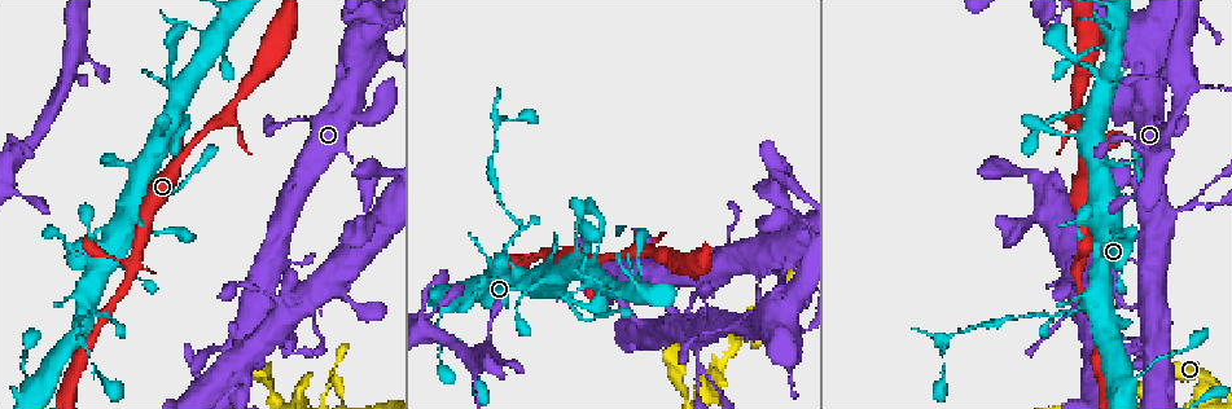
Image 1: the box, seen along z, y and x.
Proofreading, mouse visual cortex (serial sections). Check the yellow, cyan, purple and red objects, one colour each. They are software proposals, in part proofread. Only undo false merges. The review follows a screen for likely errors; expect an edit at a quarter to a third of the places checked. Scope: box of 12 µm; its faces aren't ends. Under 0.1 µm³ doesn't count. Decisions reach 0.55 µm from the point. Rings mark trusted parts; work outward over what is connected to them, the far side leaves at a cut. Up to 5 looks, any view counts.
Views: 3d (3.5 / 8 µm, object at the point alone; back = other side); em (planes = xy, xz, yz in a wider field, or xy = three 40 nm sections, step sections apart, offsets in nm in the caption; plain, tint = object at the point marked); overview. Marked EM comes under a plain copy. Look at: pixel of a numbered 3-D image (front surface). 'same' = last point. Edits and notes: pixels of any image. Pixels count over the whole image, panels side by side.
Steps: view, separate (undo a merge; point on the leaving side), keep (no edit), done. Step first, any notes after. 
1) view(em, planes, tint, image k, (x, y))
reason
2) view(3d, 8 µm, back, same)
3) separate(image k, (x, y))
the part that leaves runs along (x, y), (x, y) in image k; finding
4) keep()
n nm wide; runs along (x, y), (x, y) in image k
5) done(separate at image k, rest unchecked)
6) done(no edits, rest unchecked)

view(3d, 3.5 µm, image 1, (699, 368))
a fork

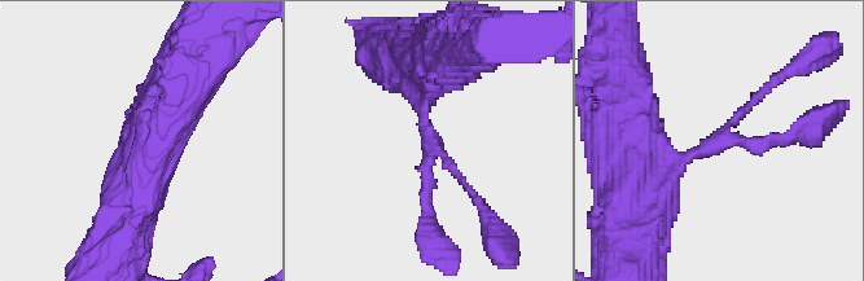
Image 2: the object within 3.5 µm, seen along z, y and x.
view(em, planes, tint, image 2, (433, 147))
3 arms; arms of 100, 150, 300 nm; need the tissue

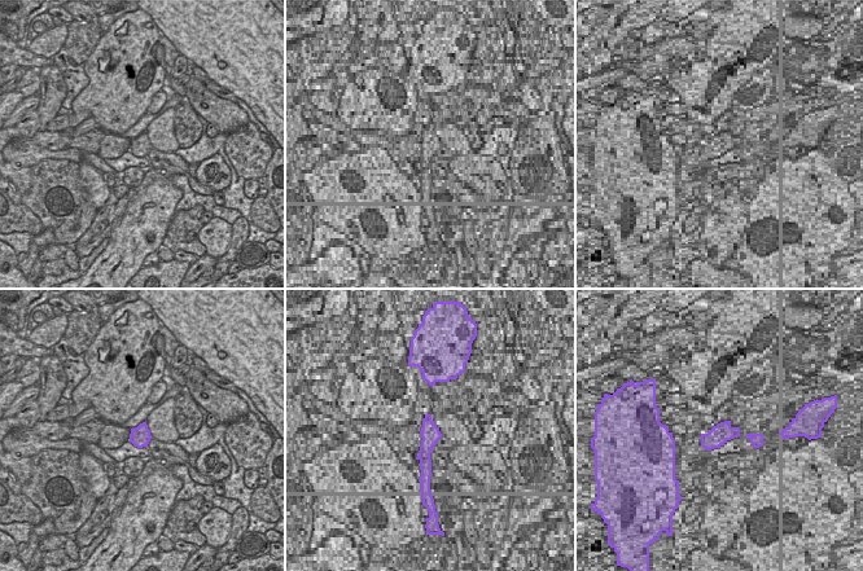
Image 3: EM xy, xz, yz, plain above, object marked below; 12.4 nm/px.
view(em, xy, step 2, tint, same)

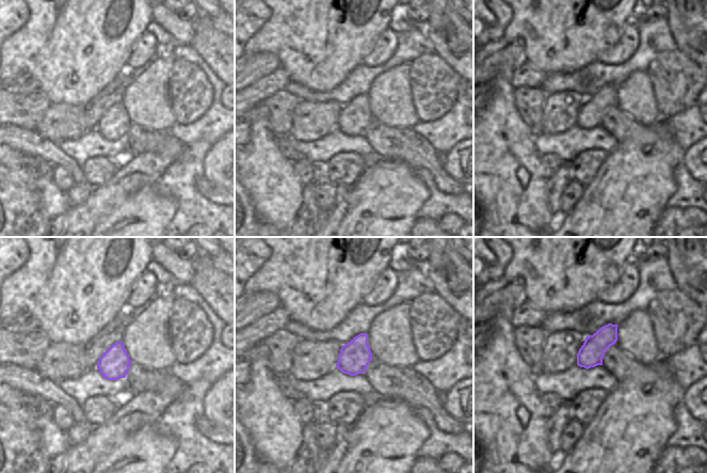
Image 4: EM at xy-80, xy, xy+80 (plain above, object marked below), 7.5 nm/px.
keep()
runs along (628, 159), (801, 131) in image 2; continuous, no second cell

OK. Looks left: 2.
view(3d, 3.5 µm, image 1, (546, 253))
calibre changes

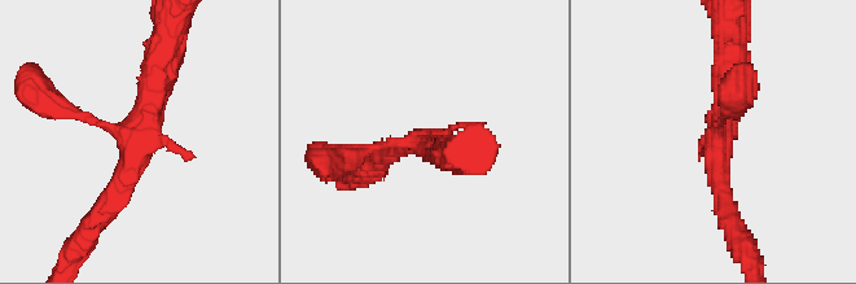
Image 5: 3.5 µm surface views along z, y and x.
view(em, planes, tint, image 5, (424, 144))
shape alone is not enough

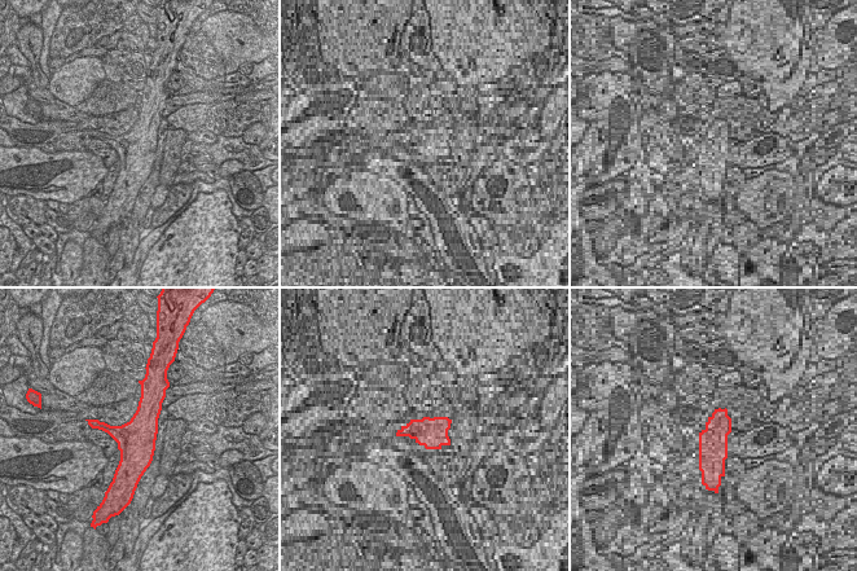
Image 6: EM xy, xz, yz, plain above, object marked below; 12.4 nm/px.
keep()
all the same cell

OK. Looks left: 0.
done(no edits, rest unchecked)

